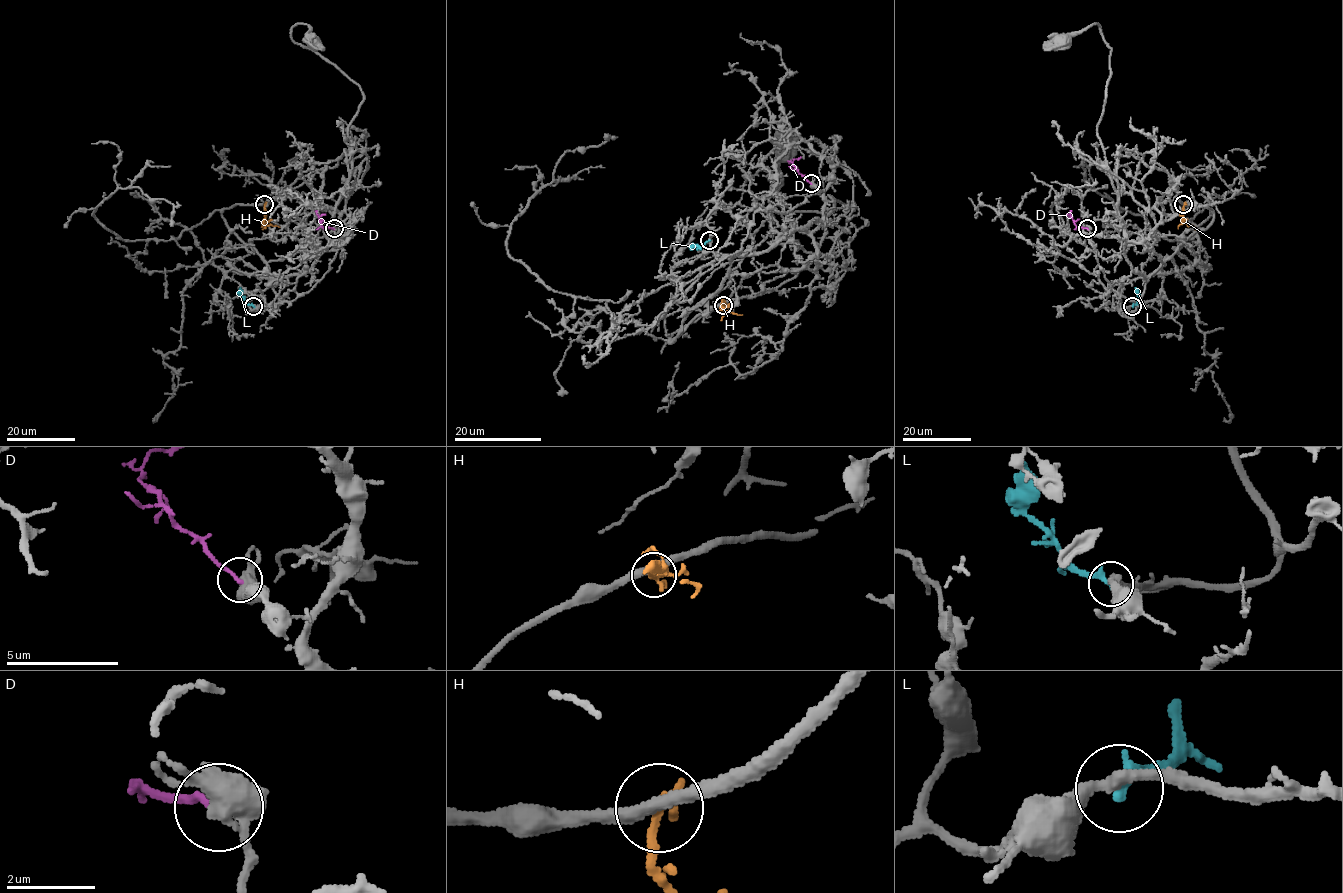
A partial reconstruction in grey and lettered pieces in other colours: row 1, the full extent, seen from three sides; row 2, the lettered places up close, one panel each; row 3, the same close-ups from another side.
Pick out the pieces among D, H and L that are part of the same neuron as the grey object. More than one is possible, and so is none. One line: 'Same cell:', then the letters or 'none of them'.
Same cell: none of them

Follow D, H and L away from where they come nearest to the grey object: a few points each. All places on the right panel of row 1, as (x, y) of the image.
D: (1088, 228), (1077, 227), (1066, 214)
H: (1184, 203), (1183, 218), (1191, 227)
L: (1132, 306), (1136, 304), (1138, 295), (1135, 287)

